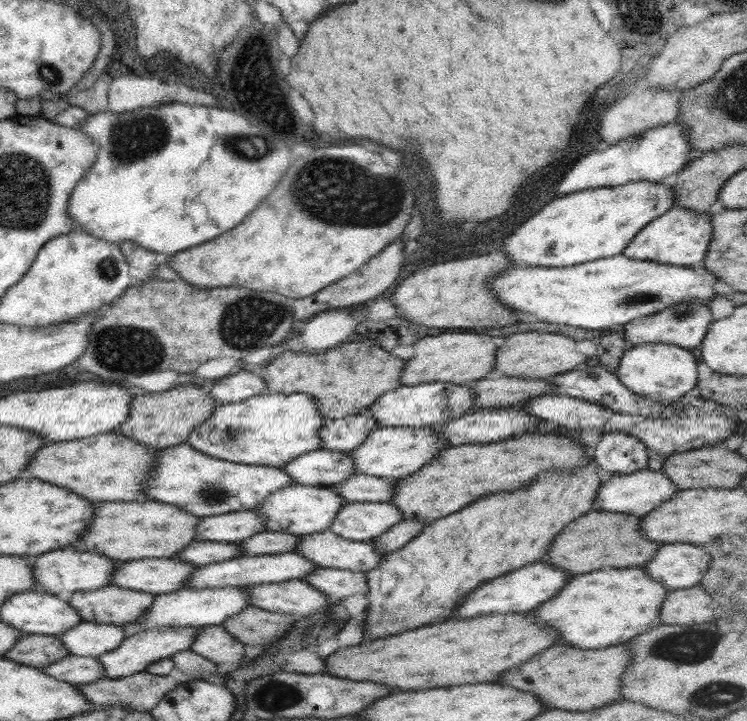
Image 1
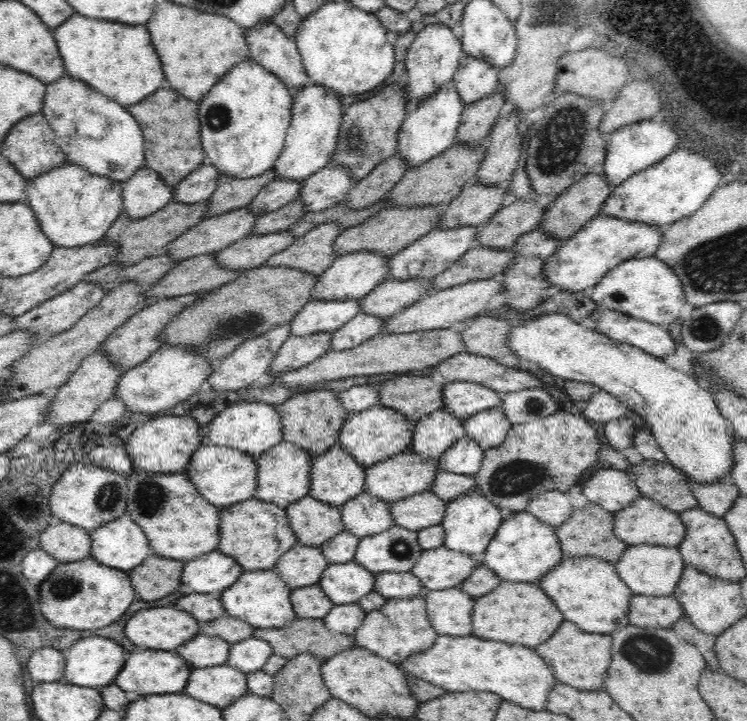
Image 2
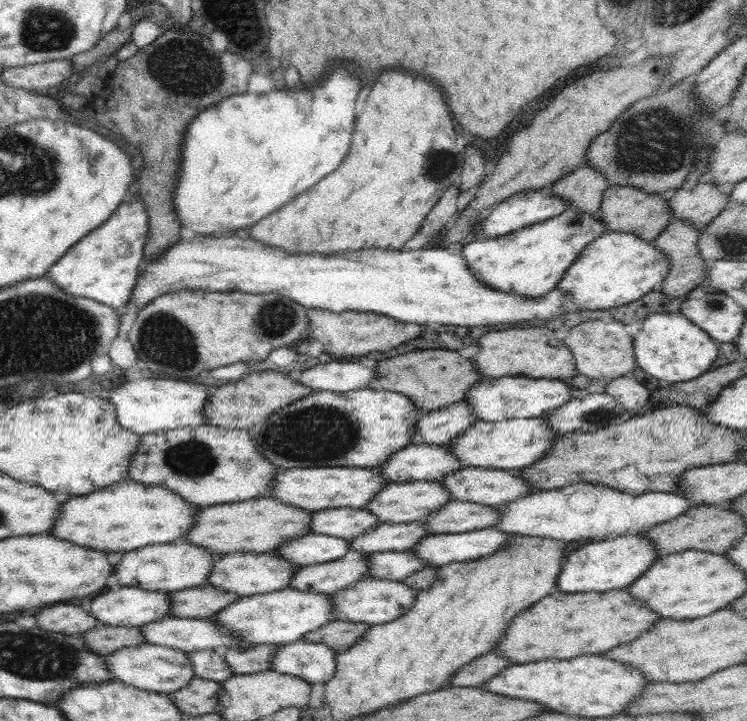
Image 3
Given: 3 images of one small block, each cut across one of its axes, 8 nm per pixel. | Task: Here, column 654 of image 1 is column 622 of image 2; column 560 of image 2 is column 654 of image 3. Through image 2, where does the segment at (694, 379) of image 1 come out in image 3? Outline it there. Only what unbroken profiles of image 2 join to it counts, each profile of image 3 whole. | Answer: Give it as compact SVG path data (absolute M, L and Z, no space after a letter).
M680 313L652 314L633 337L636 365L661 383L686 382L708 372L718 356L718 343Z

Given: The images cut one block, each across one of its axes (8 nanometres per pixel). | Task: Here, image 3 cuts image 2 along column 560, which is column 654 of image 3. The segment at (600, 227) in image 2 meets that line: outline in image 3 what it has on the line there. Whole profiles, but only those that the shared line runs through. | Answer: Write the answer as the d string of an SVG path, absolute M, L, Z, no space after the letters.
M610 231L589 242L583 253L568 267L556 288L564 295L564 302L578 310L609 310L643 298L646 293L658 289L666 278L670 266L669 258L652 242L646 242L634 233Z

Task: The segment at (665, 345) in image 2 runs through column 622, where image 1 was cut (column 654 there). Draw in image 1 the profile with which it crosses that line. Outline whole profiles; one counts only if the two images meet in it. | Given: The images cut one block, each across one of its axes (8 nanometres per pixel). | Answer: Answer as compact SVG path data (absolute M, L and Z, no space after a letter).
M711 300L704 303L676 303L664 311L656 312L648 317L639 317L625 325L626 340L633 346L661 342L675 344L680 348L700 348L704 336L708 334L708 326L712 326Z

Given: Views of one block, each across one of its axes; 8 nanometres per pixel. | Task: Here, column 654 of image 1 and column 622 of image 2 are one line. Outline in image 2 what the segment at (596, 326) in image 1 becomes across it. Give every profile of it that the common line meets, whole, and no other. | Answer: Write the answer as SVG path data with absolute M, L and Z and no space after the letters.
M655 256L621 262L609 270L589 293L598 306L665 327L681 318L680 312L687 303L682 282L674 274L674 269Z

